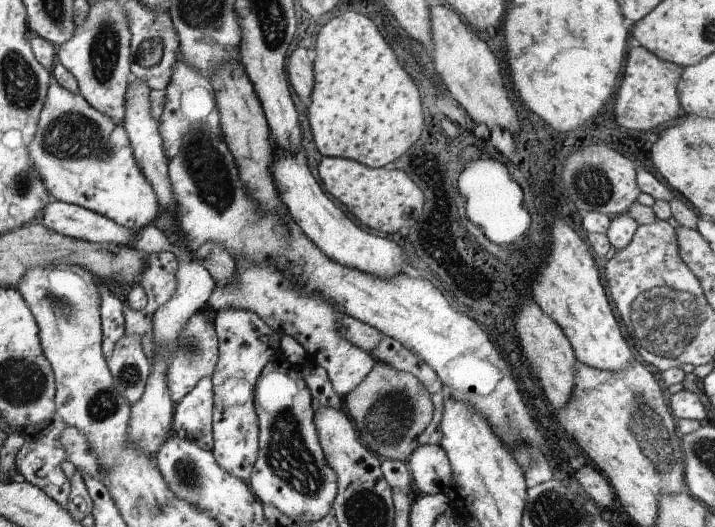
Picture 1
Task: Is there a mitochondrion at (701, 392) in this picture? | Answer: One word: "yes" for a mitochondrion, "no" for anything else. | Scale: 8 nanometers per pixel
no

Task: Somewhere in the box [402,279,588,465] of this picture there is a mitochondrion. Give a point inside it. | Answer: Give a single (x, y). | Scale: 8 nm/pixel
(515, 436)

